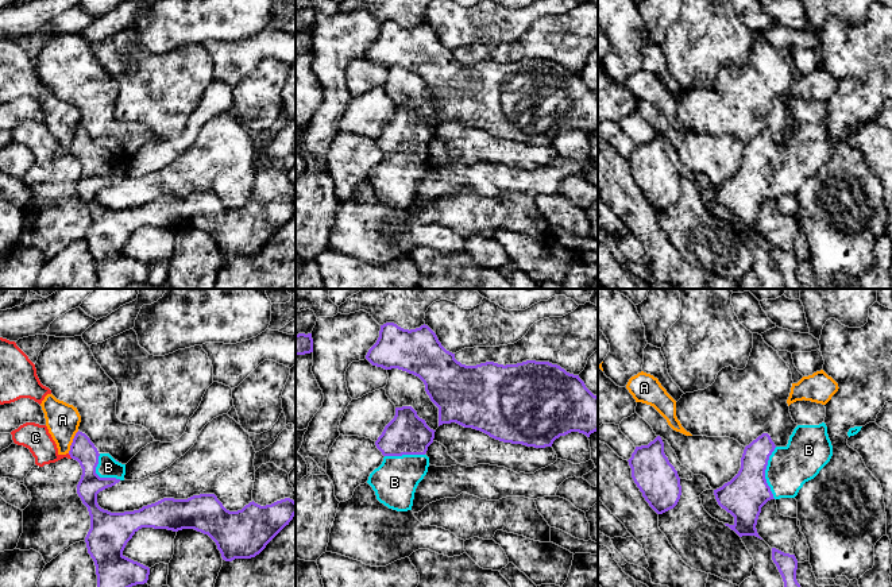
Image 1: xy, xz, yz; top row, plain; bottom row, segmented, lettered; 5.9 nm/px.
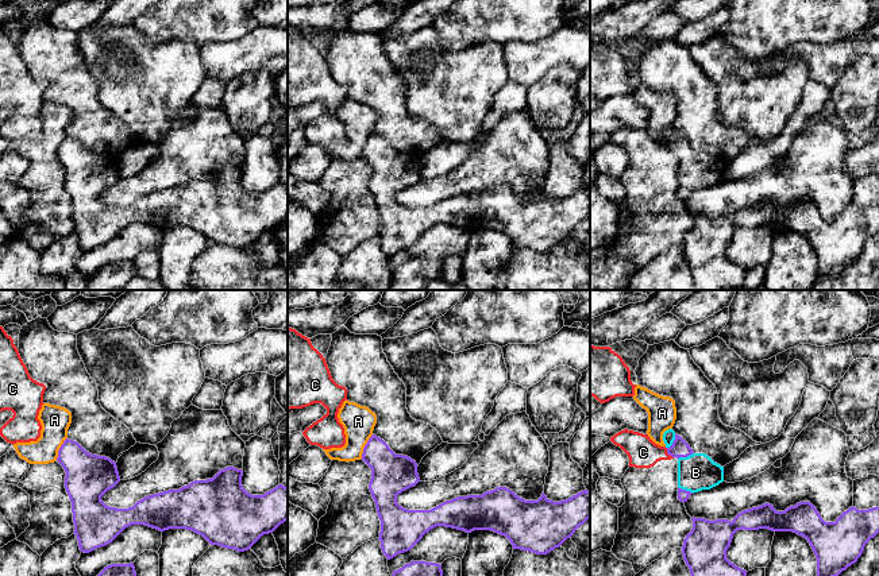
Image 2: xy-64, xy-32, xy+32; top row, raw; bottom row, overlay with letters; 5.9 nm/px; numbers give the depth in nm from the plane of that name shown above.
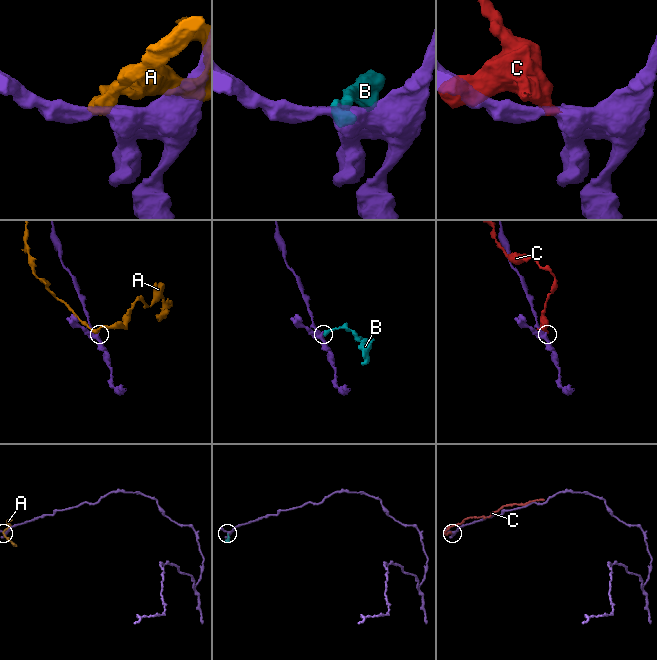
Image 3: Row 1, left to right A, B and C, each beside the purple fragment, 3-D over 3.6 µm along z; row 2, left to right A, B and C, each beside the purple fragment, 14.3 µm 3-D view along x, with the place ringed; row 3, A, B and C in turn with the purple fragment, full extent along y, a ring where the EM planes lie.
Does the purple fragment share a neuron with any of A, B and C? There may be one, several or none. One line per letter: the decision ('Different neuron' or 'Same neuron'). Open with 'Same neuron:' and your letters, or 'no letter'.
Same neuron: B
A: Different neuron
B: Same neuron
C: Different neuron

